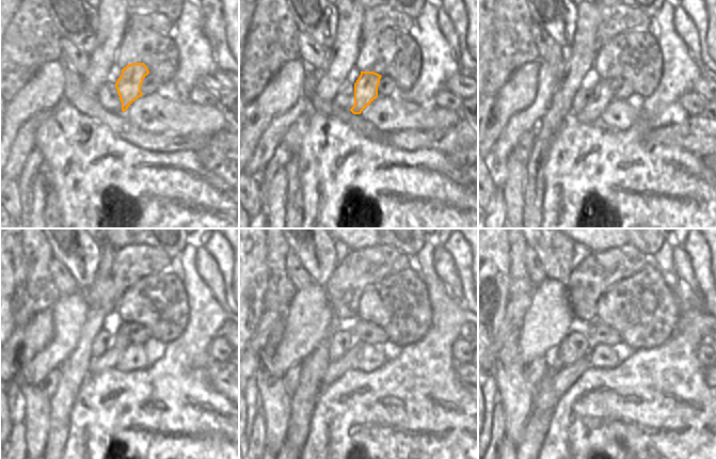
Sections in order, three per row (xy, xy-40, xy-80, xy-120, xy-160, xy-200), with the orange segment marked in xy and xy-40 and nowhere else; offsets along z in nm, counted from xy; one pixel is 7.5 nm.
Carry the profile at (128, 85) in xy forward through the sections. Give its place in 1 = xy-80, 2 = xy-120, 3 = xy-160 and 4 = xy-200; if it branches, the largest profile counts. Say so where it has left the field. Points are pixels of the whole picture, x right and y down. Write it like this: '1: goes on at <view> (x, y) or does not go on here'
1: goes on at xy-80 (602, 95)
2: goes on at xy-120 (110, 359)
3: goes on at xy-160 (336, 368)
4: goes on at xy-200 (561, 380)

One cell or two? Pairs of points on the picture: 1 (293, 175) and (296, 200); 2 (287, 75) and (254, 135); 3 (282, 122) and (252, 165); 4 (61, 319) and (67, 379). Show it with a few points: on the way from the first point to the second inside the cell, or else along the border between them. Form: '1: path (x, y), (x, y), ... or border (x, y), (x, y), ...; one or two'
1: path (293, 181), (295, 193); one
2: path (284, 90), (260, 113), (258, 120); one
3: path (274, 132), (266, 145), (266, 151), (263, 155); one
4: border (79, 338), (70, 354), (59, 367); two

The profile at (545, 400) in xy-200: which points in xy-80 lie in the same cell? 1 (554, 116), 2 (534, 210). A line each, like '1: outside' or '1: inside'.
1: inside
2: inside

